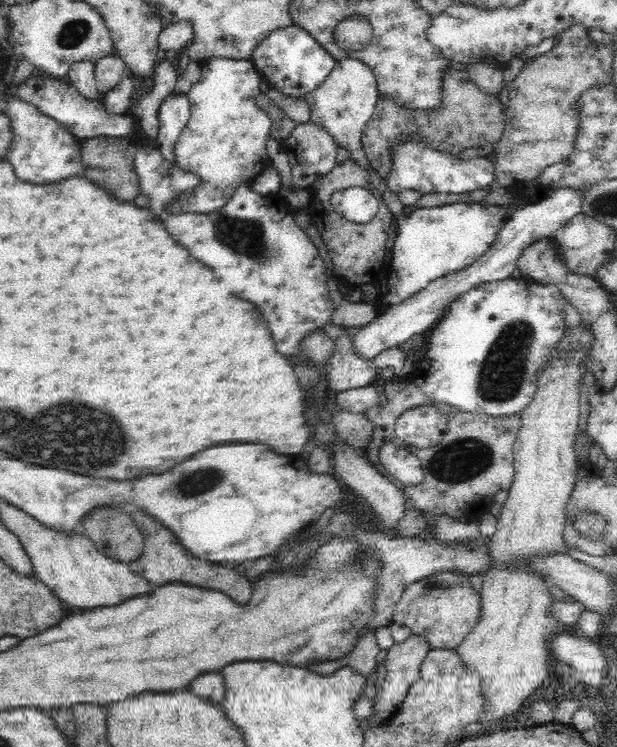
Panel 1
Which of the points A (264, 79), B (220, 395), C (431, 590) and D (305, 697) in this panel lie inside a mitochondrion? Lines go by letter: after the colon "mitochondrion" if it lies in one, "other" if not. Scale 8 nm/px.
A: other
B: other
C: mitochondrion
D: other

